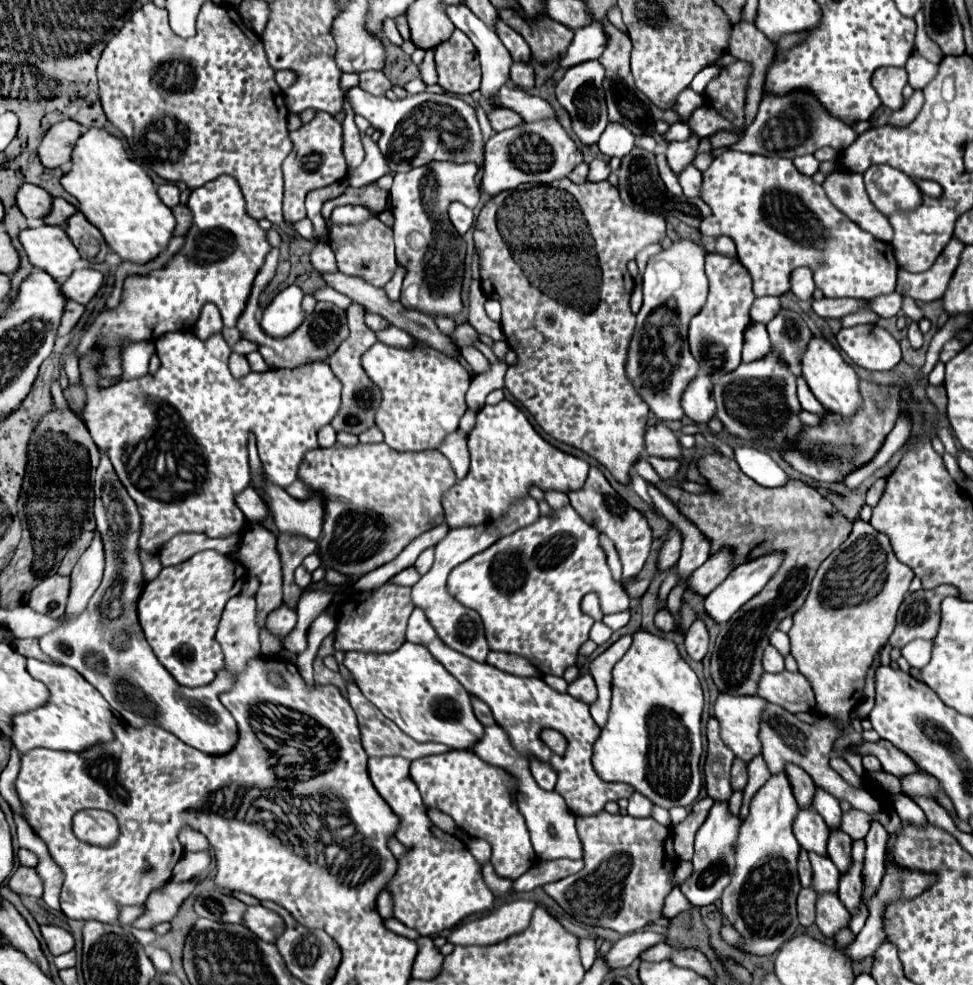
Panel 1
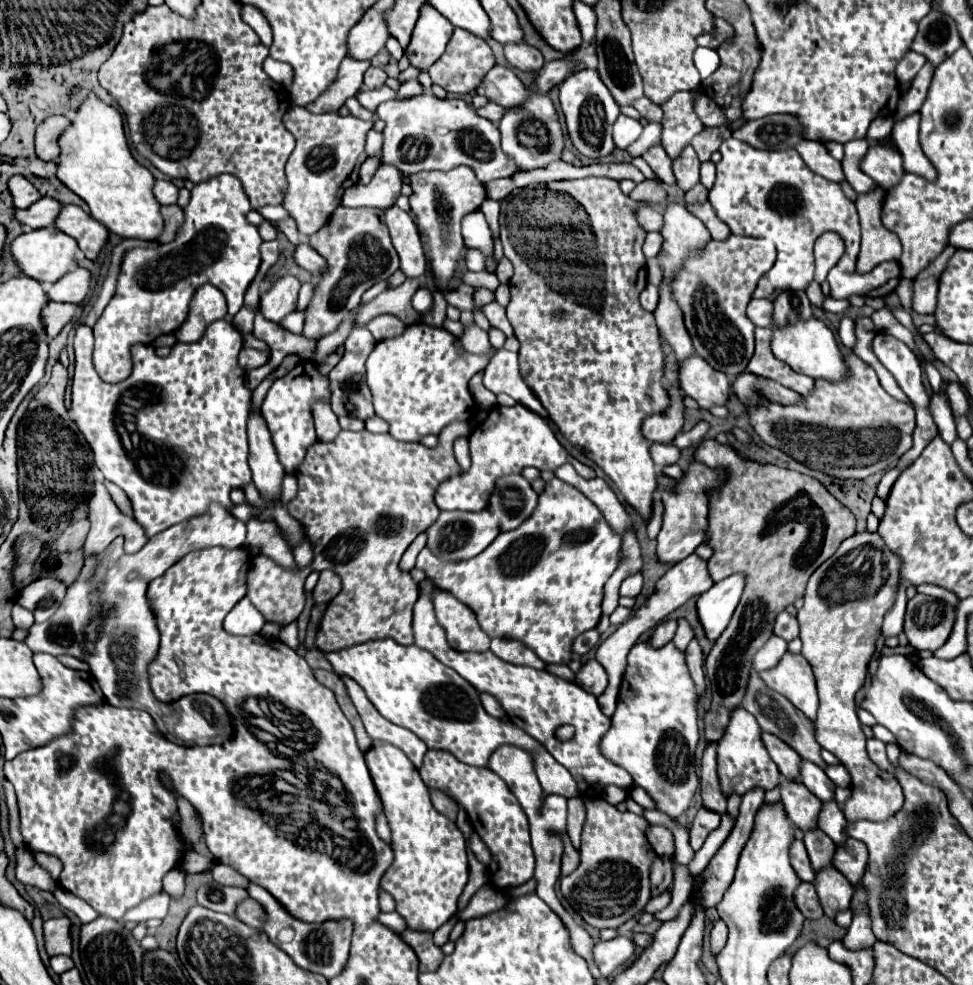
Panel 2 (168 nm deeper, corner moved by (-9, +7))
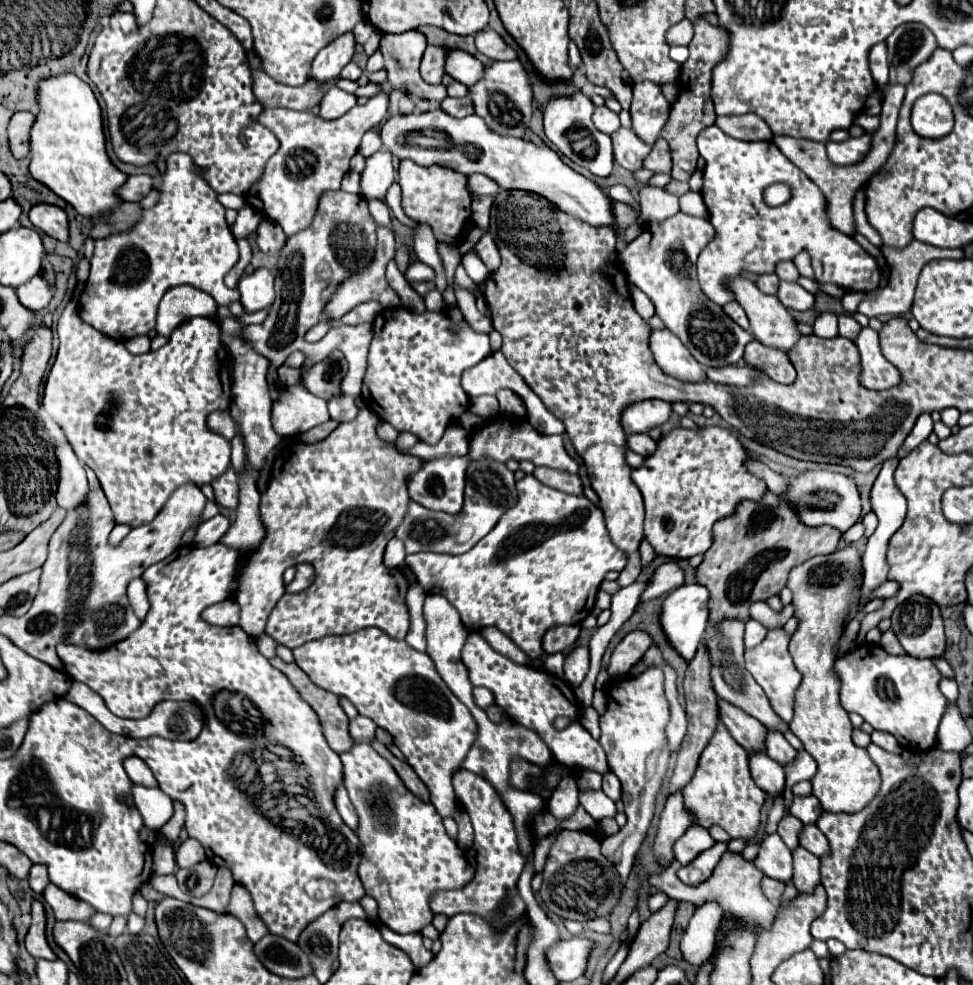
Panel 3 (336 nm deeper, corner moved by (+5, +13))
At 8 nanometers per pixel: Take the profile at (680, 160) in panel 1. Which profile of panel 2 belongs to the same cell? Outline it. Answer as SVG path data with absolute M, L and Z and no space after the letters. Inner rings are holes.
M690 89L674 93L664 105L664 119L662 119L662 147L670 155L670 159L676 159L680 155L680 149L696 137L696 133L704 131L704 123L694 111L694 101L702 95L702 89Z

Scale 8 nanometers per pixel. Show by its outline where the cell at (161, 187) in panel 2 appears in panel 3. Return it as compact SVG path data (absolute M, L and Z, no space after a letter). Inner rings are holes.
M134 175L128 177L128 181L118 189L118 197L122 201L140 201L150 189L152 189L150 175Z

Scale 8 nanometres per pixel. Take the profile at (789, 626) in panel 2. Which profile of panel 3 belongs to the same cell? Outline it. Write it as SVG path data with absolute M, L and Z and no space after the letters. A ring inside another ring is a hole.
M756 601L756 603L750 605L750 619L760 621L768 629L776 627L778 623L780 625L786 623L792 615L794 615L794 607L792 605L786 605L784 611L782 611L782 615L774 615L774 611L770 607L766 607L766 601Z

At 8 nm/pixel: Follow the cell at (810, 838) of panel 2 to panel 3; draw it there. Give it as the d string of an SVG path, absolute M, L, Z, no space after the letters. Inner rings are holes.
M790 813L786 817L782 817L780 823L778 823L778 835L788 845L788 849L798 847L798 835L800 835L800 831L802 831L802 821L796 819Z

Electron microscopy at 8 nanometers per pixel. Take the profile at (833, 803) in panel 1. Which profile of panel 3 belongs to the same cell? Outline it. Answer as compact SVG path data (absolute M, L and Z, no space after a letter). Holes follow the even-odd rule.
M766 729L766 753L780 765L786 765L796 757L796 749L792 749L790 743L776 729Z

